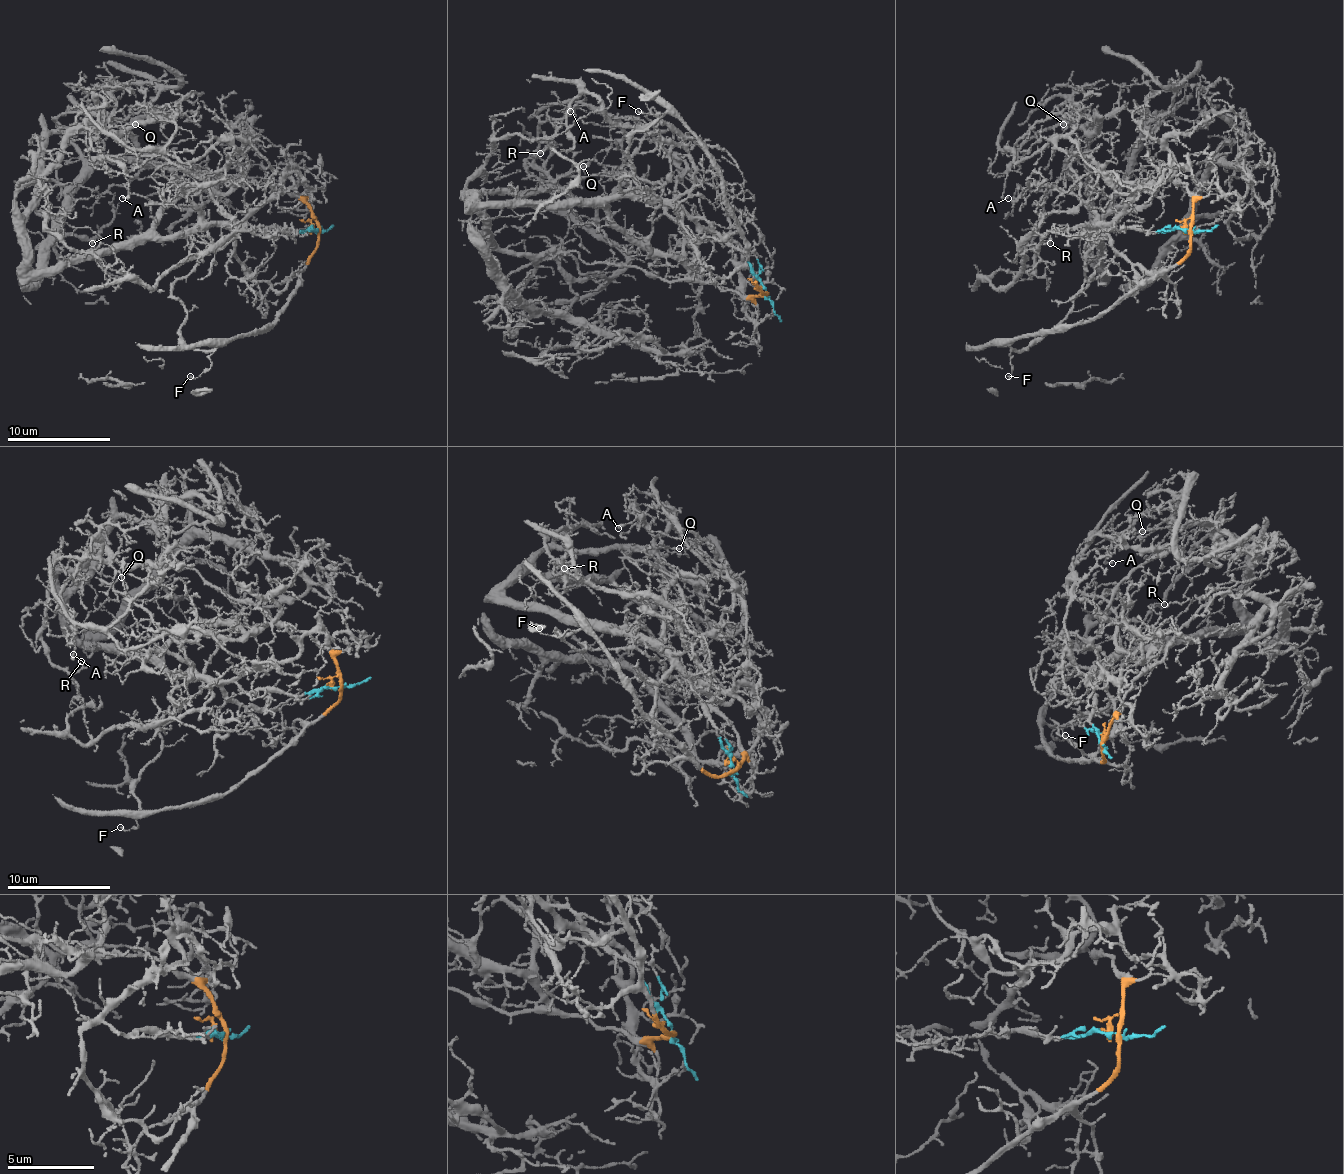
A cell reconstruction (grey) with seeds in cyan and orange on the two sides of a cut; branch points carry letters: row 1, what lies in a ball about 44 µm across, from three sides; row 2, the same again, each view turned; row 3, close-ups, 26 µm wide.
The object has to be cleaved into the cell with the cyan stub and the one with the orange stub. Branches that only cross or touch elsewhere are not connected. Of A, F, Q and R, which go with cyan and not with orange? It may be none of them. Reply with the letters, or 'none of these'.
A, Q, R

